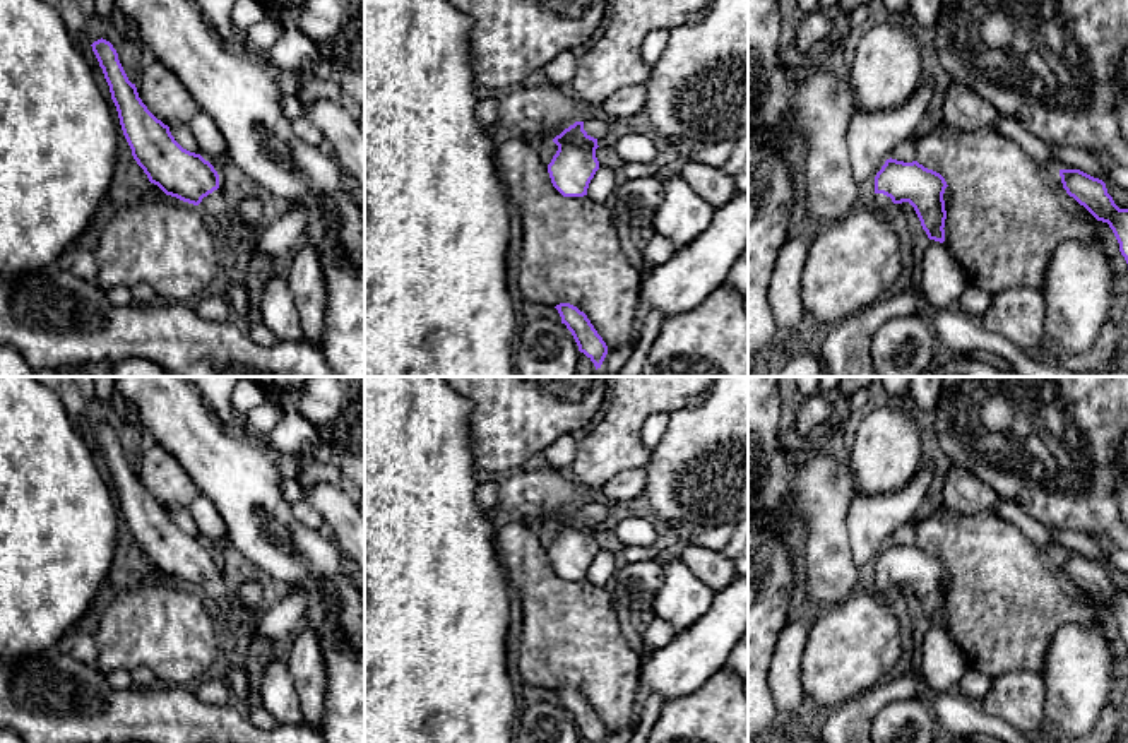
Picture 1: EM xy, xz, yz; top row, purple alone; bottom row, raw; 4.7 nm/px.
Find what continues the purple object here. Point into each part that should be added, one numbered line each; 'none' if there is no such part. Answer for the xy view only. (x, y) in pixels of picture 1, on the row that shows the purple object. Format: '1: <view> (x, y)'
1: xy (213, 204)

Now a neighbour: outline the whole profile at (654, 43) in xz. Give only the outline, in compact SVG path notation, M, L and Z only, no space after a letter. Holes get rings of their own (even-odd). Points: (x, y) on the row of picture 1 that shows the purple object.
M656 29L644 38L640 48L640 58L649 68L652 68L659 62L661 55L668 46L669 36L671 31Z

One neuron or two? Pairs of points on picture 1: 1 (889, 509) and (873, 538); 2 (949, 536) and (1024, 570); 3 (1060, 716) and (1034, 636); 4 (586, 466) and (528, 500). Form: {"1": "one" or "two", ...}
{"1": "one", "2": "one", "3": "two", "4": "two"}

